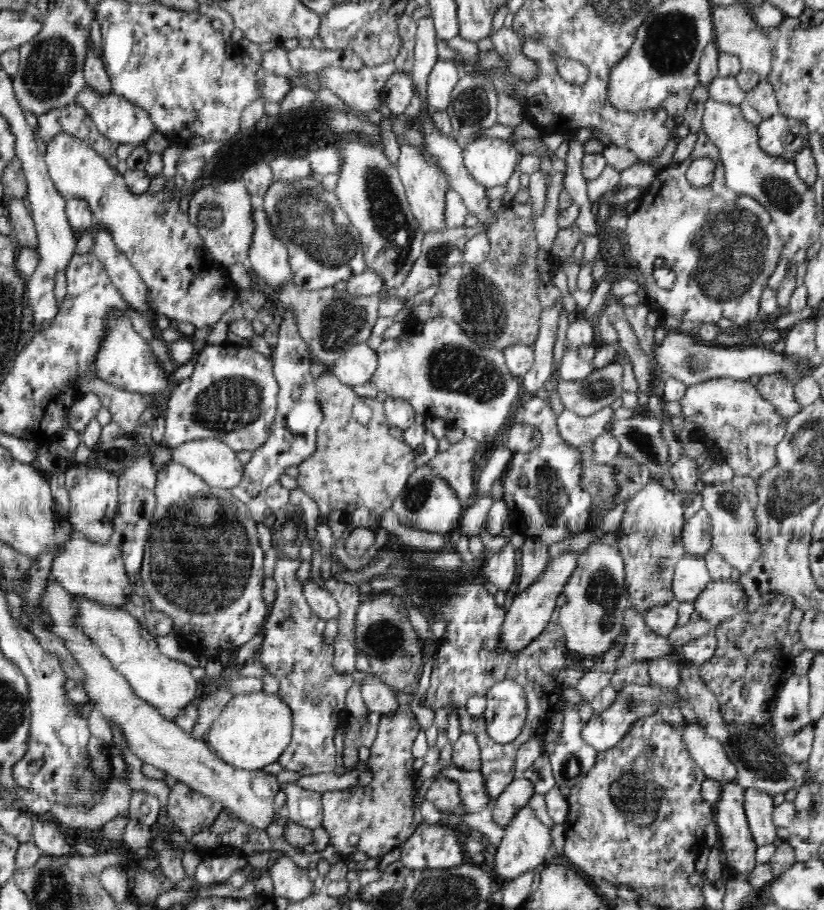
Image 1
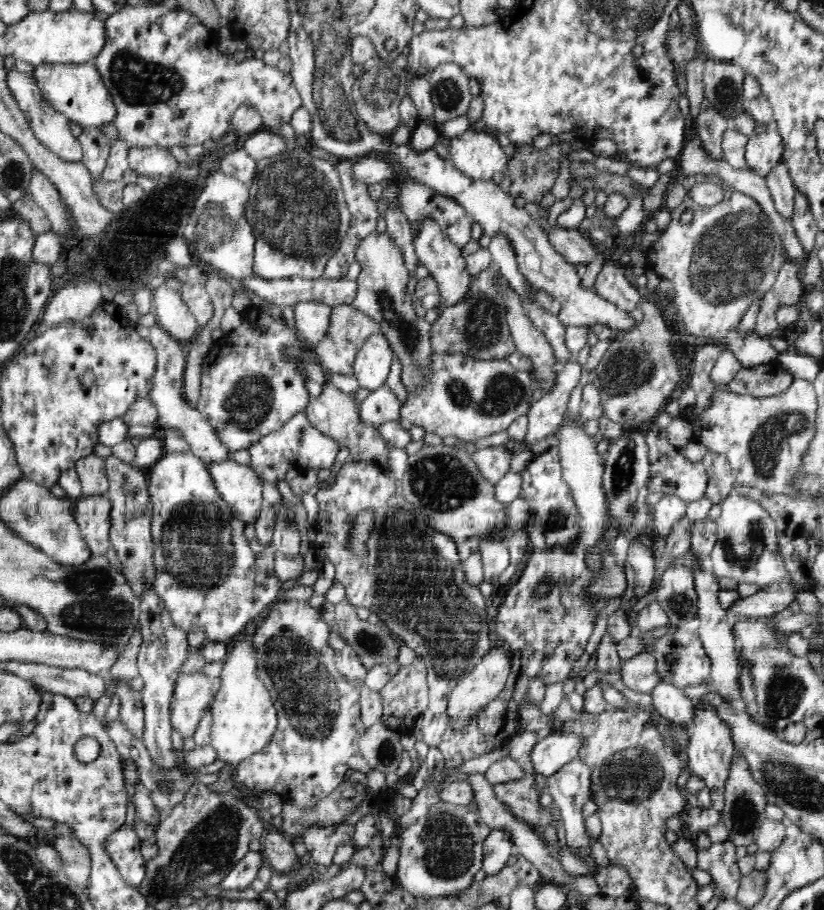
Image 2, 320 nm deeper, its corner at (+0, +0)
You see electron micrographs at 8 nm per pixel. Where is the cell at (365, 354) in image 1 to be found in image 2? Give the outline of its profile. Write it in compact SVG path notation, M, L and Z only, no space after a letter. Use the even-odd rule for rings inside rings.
M380 332L366 339L354 362L354 376L362 388L373 391L386 384L392 366L393 351Z

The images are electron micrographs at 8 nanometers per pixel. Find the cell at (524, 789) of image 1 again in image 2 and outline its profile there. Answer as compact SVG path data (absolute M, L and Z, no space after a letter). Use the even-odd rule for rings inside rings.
M491 830L483 845L484 856L481 866L487 876L496 876L496 873L506 866L513 846L510 835L504 831Z

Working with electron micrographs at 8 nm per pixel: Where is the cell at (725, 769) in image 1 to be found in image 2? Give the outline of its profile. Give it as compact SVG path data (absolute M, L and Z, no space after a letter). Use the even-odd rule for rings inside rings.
M662 678L651 695L654 708L663 718L670 720L677 728L690 732L696 709L690 698L684 696L683 689Z

